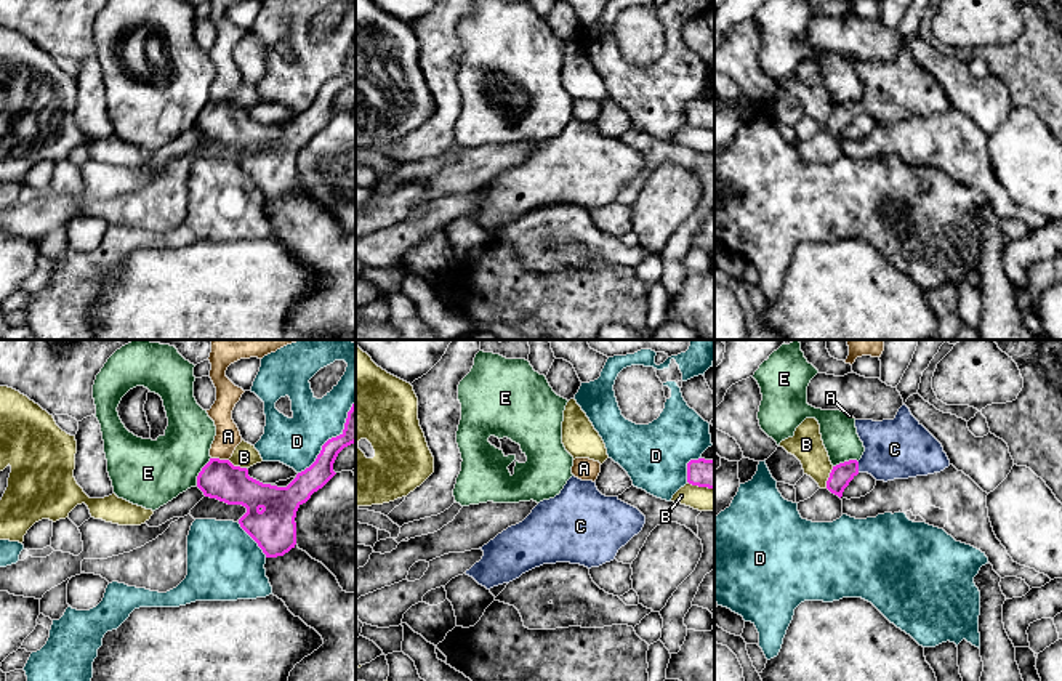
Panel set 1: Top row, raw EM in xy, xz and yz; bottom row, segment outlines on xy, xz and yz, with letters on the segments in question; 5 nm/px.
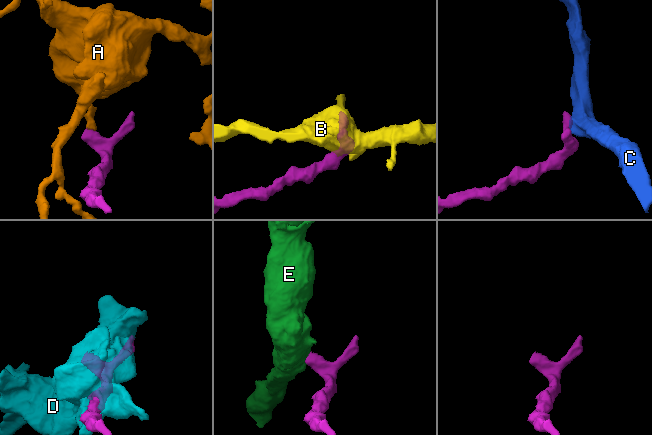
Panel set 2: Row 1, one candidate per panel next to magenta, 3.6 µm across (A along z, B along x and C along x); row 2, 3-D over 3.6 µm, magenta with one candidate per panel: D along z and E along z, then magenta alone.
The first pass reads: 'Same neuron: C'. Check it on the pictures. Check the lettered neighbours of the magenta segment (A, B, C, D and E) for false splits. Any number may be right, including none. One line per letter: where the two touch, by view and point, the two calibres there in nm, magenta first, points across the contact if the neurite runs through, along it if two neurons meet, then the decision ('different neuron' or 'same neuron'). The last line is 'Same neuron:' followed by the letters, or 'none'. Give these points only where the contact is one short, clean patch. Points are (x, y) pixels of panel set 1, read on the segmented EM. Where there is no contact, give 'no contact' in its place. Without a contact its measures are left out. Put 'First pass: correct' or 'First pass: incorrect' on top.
First pass: correct
A: meets magenta in xy at (218, 459); 200 nm thick on the magenta side, 130 nm on the other; border along xy (212, 457), (228, 460); different neuron
B: meets magenta in yz at (828, 478); 110 nm thick on the magenta side, 160 nm on the other; different neuron
C: meets magenta in yz at (857, 467); 110 nm thick on the magenta side, 300 nm on the other; runs through yz (841, 475), (857, 467), (884, 459), (894, 449); same neuron
D: meets magenta in xy at (332, 438); 120 nm thick on the magenta side, 240 nm on the other; different neuron
E: meets magenta in xy at (201, 471); 200 nm thick on the magenta side, 340 nm on the other; border along xy (210, 457), (199, 473), (196, 484); different neuron
Same neuron: C

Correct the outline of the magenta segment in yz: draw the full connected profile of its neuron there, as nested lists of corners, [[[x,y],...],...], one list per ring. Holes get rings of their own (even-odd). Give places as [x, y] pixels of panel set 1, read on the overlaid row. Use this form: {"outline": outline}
{"outline": [[[905,404],[894,420],[855,420],[855,428],[865,447],[862,458],[833,466],[827,481],[827,489],[839,498],[859,473],[887,482],[940,473],[950,466],[942,444]]]}

